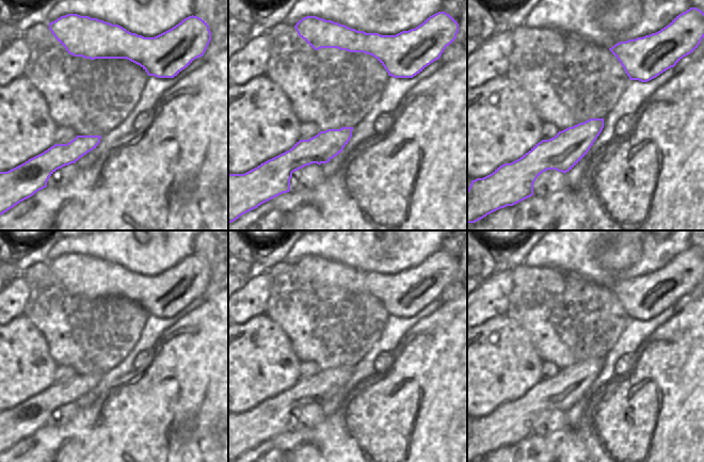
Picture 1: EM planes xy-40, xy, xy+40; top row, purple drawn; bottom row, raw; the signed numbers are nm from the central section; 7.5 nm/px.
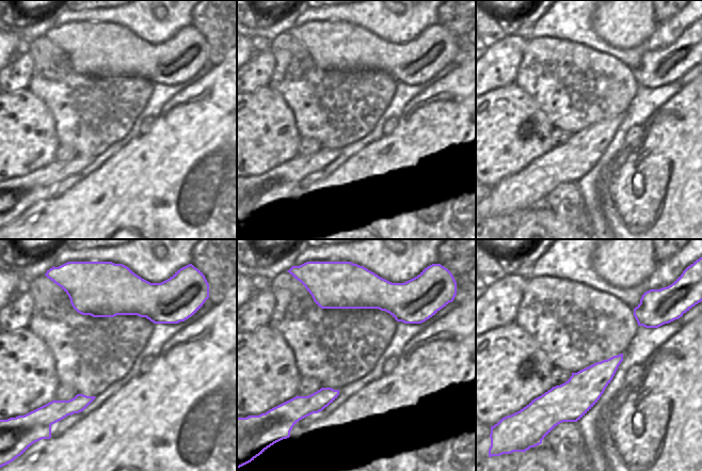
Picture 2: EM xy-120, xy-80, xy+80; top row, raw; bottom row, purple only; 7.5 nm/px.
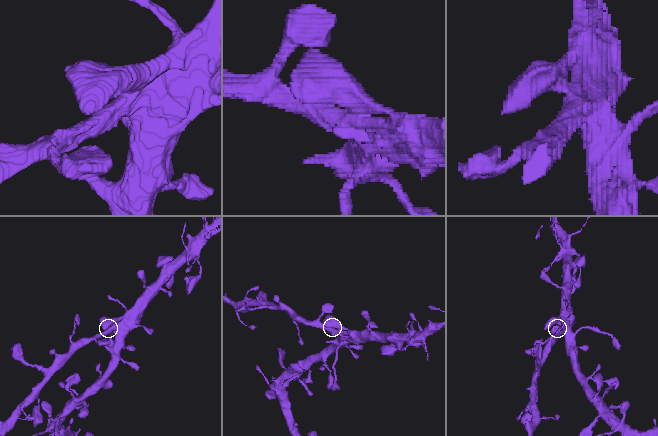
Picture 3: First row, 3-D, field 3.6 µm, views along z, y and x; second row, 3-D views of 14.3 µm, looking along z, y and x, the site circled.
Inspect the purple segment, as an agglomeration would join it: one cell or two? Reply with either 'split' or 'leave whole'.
leave whole

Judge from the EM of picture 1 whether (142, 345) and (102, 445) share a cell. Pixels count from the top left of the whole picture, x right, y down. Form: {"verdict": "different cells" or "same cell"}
{"verdict": "different cells"}

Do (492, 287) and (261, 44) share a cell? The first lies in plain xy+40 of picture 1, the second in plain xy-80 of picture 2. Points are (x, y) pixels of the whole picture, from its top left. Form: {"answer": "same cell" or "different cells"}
{"answer": "different cells"}

